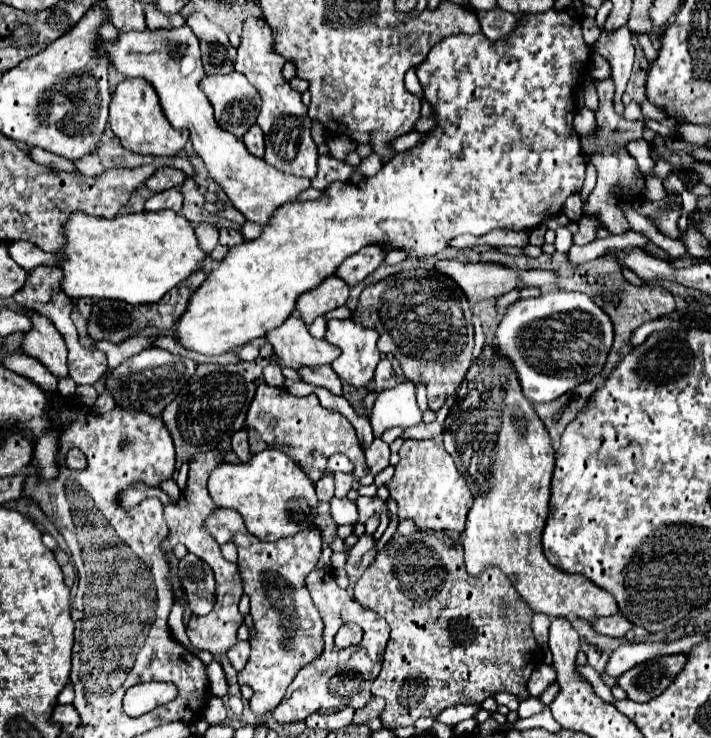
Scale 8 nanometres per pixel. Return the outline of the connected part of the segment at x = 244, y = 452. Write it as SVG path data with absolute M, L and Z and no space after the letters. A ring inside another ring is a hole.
M244 430L236 432L232 436L232 450L236 452L236 456L242 460L242 462L248 462L250 460L250 450L248 450L248 434Z

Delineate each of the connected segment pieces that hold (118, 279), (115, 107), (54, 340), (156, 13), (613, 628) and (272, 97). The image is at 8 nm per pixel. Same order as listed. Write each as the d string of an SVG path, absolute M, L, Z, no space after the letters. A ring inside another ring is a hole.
M160 210L160 212L140 212L140 214L122 214L122 216L114 216L112 220L108 218L98 218L98 216L90 216L90 214L84 214L84 212L74 212L70 214L68 222L64 224L64 236L66 236L66 244L62 246L62 250L54 252L58 256L62 256L58 260L58 268L64 272L64 278L62 278L62 290L70 296L70 298L112 298L112 300L124 300L128 304L150 304L150 302L158 302L166 292L170 292L174 288L174 284L182 282L184 278L188 278L192 272L200 270L202 264L204 264L204 258L206 254L200 250L198 246L198 240L196 240L196 234L194 234L194 228L192 224L182 216L182 214L176 214L172 210Z
M128 78L118 84L110 102L110 126L126 150L150 156L176 156L186 146L188 134L172 128L158 104L160 102L152 86L140 78Z
M28 312L28 316L32 320L32 330L24 334L22 350L26 354L32 354L36 360L44 362L44 366L56 378L66 378L68 376L68 366L66 366L68 350L66 350L64 338L46 316L38 312Z
M148 2L144 12L146 12L146 24L152 30L156 30L156 28L178 28L178 26L184 26L184 22L186 22L182 18L182 14L178 14L178 12L176 14L160 12L156 2Z
M622 614L600 618L594 622L594 628L606 636L612 636L612 638L624 638L630 630L634 630L632 622L628 622L628 618L624 618Z
M248 16L242 24L242 40L238 46L238 58L234 68L246 74L262 96L258 126L262 128L266 138L264 160L282 172L312 180L318 170L318 148L310 136L312 120L308 118L308 108L302 104L300 92L292 90L290 82L282 76L282 66L284 58L280 58L280 54L276 54L274 50L272 26L268 26L264 16Z

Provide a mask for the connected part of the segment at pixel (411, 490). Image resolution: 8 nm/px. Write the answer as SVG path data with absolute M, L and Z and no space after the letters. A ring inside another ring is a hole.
M408 438L400 448L400 462L392 480L386 482L390 498L398 504L400 520L414 520L420 530L464 532L466 516L472 506L472 494L458 472L452 456L446 452L442 440L412 440Z

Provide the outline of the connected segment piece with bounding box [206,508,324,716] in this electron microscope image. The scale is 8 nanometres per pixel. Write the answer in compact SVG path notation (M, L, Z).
M218 508L212 518L208 518L206 526L220 544L234 540L238 546L238 564L244 592L250 596L250 614L254 622L254 636L248 640L252 650L250 662L238 672L238 682L248 684L254 690L250 708L254 714L264 716L280 704L300 668L314 662L324 648L324 624L306 588L306 576L314 570L320 558L322 536L316 526L310 526L292 538L280 538L280 542L260 542L256 536L248 534L236 510L224 508Z

